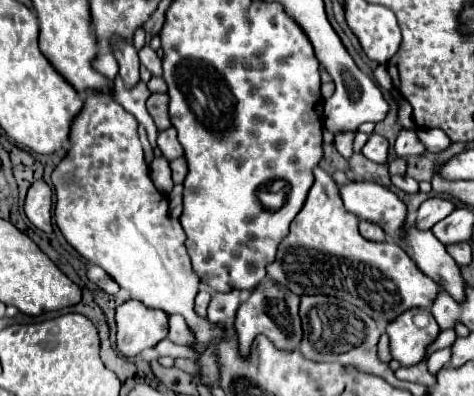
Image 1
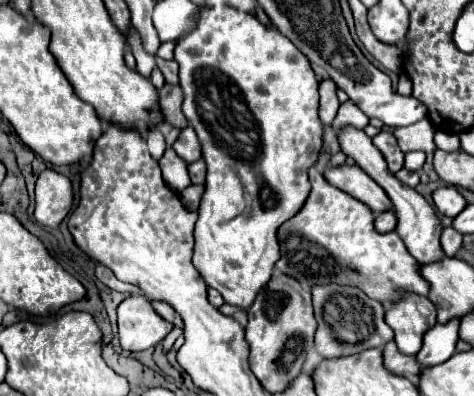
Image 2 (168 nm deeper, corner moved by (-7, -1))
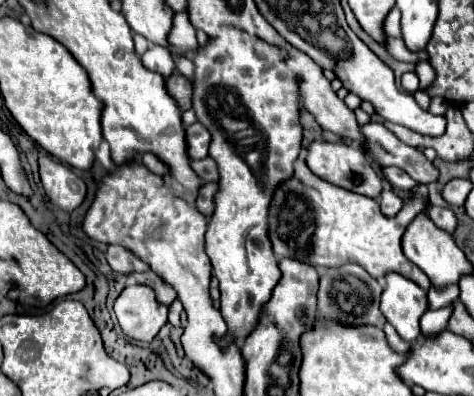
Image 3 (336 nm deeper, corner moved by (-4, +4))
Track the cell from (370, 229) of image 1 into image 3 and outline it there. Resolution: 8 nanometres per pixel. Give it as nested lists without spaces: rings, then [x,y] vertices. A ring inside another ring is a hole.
[[[383,189],[381,197],[379,197],[379,205],[381,205],[383,215],[393,217],[403,207],[403,201],[401,201],[401,197],[397,197],[397,193],[389,193],[389,189]]]

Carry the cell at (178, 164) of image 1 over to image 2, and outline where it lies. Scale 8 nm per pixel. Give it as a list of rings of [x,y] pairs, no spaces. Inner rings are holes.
[[[196,160],[192,164],[188,164],[188,174],[192,184],[204,184],[206,180],[206,164],[202,160]]]

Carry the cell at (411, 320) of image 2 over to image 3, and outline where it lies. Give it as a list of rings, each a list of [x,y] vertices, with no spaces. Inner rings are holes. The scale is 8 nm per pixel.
[[[399,273],[385,275],[381,293],[381,311],[385,319],[397,329],[401,339],[413,343],[419,339],[419,317],[427,309],[427,293]]]

